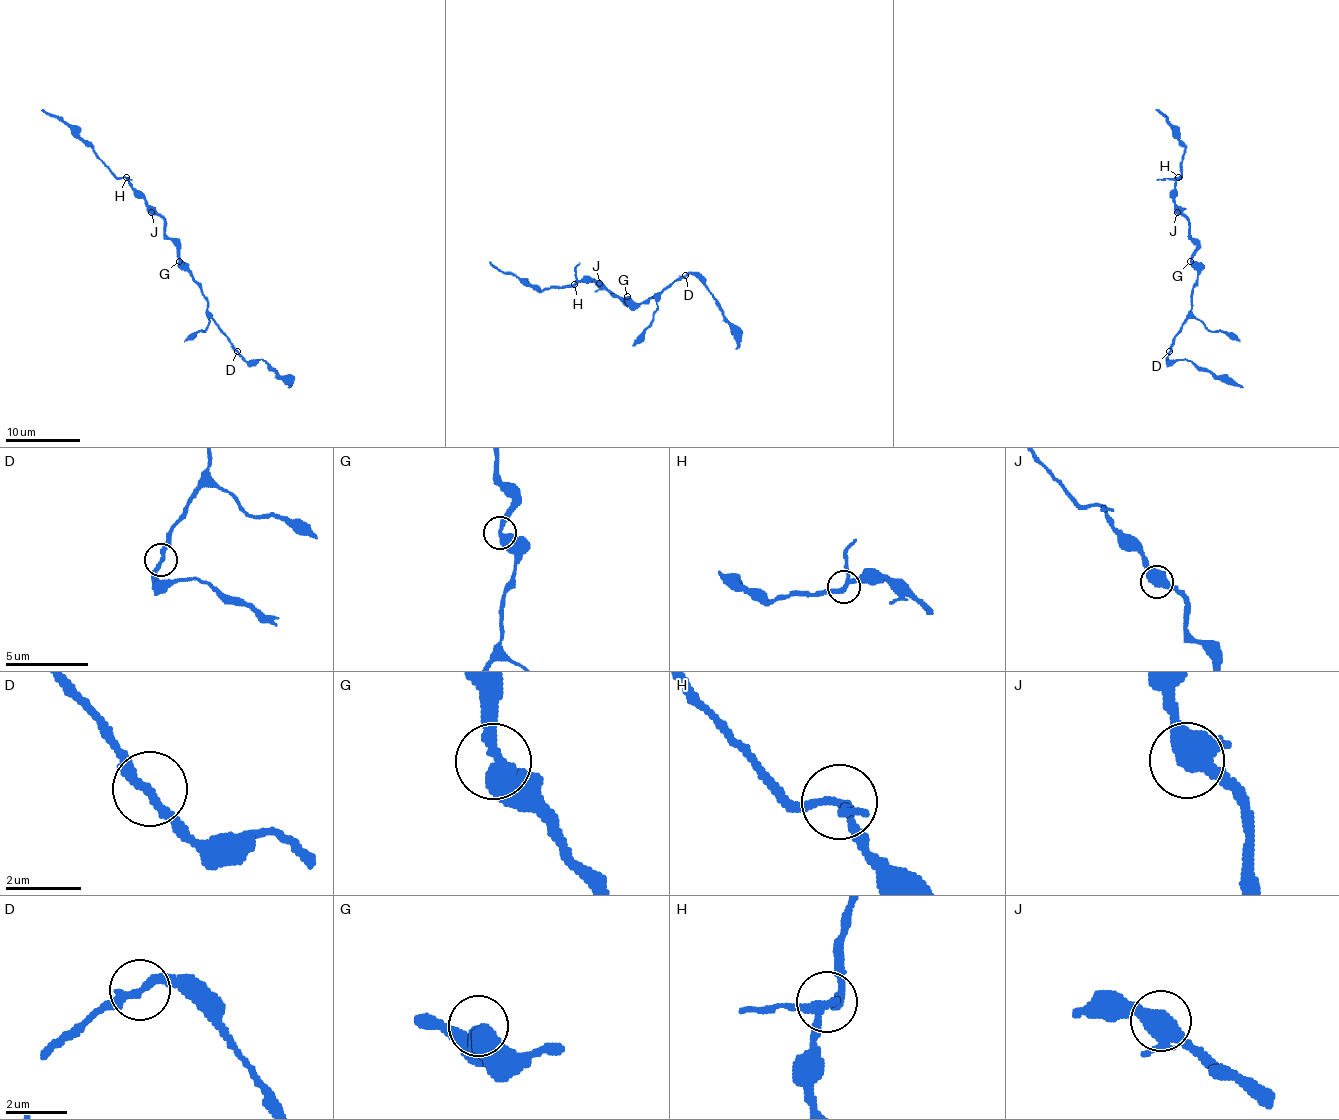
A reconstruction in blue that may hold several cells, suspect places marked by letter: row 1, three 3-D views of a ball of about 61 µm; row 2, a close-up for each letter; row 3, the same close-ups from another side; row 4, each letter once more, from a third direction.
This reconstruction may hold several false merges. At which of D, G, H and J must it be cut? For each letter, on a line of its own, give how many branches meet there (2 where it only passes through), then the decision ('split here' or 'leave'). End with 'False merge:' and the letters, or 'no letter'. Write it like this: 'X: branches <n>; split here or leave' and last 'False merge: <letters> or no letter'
D: branches 2; leave
G: branches 2; leave
H: branches 3; leave
J: branches 4; leave
False merge: no letter

